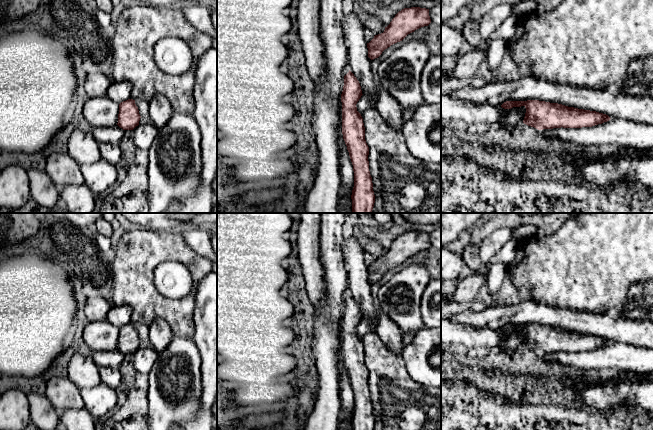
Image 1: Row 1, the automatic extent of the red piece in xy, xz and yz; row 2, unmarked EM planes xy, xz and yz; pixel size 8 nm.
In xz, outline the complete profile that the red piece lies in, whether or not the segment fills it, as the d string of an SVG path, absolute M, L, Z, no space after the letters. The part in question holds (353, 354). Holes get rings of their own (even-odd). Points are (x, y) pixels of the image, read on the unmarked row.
M349 296L344 300L341 318L342 358L354 395L352 430L374 430L375 419L369 395L369 371L365 364L365 351L356 328L362 320L359 305Z

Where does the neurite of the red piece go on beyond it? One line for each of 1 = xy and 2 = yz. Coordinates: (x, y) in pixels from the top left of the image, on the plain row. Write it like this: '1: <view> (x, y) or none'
1: none
2: none

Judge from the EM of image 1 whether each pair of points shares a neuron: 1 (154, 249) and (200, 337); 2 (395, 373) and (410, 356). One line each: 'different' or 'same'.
1: different
2: different

